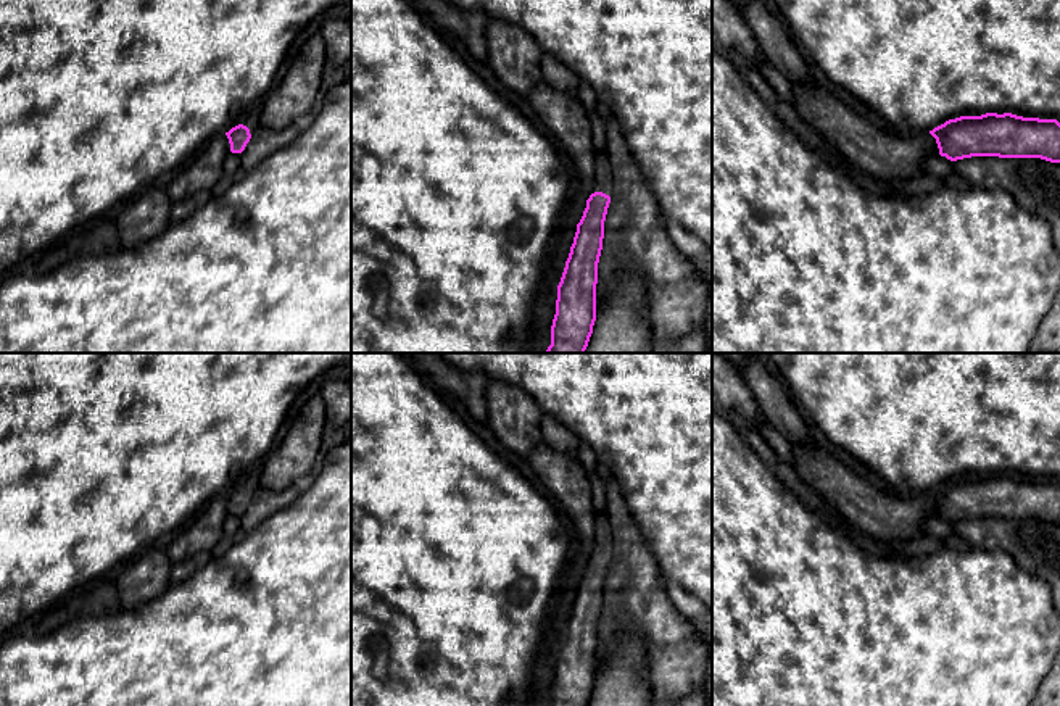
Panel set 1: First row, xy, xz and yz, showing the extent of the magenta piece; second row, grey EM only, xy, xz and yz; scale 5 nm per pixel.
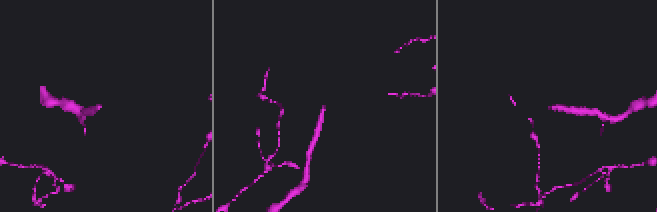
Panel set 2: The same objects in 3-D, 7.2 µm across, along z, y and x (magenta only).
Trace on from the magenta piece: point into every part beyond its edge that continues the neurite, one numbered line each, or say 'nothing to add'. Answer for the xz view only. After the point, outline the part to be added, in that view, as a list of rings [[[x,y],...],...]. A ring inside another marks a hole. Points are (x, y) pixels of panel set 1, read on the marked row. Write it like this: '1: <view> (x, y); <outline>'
1: xz (603, 176); [[[598,152],[593,174],[593,187],[590,190],[590,195],[594,192],[602,192],[612,197],[612,179],[614,179],[614,168],[607,152]]]

